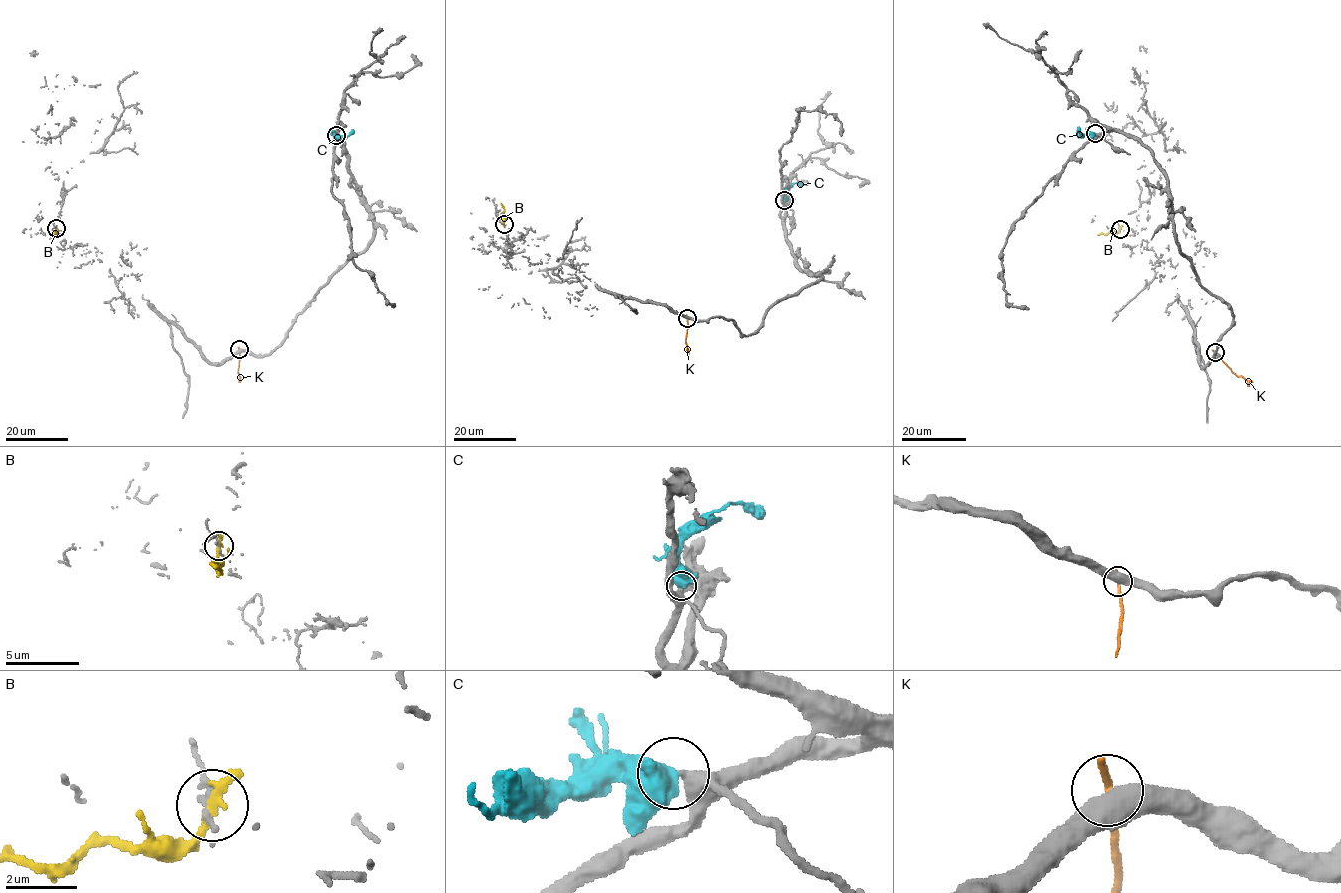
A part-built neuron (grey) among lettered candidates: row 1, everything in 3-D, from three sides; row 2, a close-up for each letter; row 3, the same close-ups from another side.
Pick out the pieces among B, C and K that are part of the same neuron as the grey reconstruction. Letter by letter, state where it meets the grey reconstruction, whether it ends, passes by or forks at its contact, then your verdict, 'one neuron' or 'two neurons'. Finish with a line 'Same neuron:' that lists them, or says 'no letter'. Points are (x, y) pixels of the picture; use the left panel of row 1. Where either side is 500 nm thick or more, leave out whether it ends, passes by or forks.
B: (56, 228) | it passes by | two neurons
C: (336, 135) | one neuron
K: (239, 349) | two neurons
Same neuron: C

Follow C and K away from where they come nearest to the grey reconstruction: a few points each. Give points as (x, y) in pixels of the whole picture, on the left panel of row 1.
C: (336, 135), (344, 138), (353, 129)
K: (239, 349), (239, 382)

